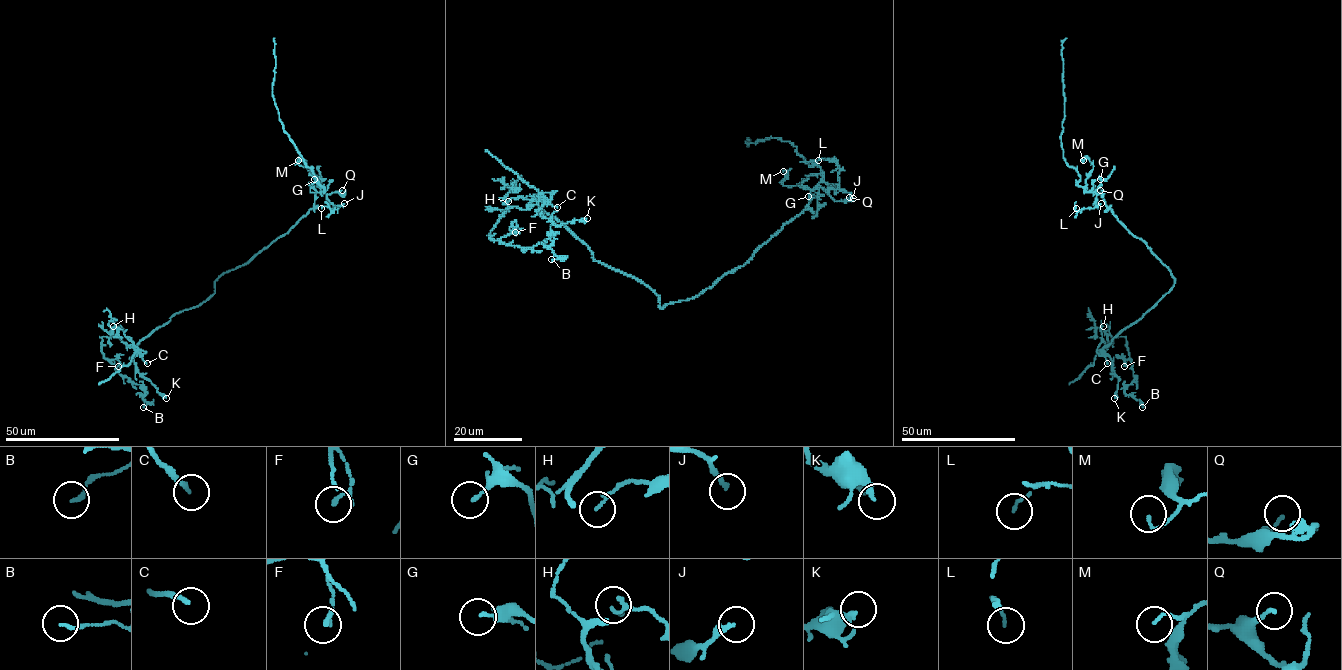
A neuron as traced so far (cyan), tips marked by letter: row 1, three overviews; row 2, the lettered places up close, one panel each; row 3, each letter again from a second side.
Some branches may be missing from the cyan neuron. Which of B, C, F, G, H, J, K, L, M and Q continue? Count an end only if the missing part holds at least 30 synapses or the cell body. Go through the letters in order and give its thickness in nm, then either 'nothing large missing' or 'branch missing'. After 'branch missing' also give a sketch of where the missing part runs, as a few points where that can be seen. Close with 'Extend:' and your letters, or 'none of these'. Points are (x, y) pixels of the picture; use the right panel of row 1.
B: calibre 130 nm; nothing large missing
C: calibre 190 nm; nothing large missing
F: calibre 110 nm; nothing large missing
G: calibre 150 nm; nothing large missing
H: calibre 80 nm; nothing large missing
J: calibre 220 nm; nothing large missing
K: calibre 200 nm; nothing large missing
L: calibre 110 nm; nothing large missing
M: calibre 100 nm; nothing large missing
Q: calibre 120 nm; nothing large missing
Extend: none of these

